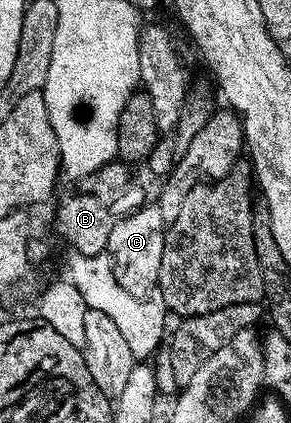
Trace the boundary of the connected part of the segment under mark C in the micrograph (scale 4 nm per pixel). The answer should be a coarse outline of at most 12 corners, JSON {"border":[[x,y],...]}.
{"border":[[156,205],[112,229],[106,251],[120,289],[157,288],[167,226]]}

